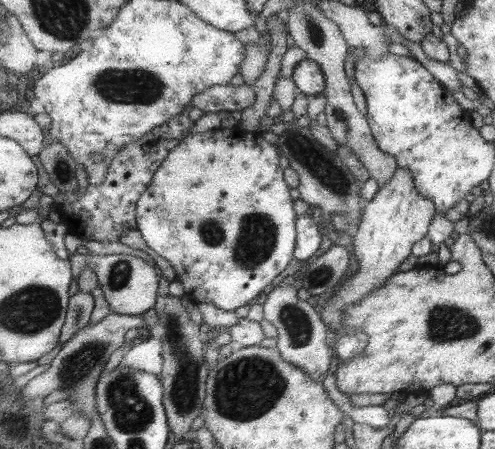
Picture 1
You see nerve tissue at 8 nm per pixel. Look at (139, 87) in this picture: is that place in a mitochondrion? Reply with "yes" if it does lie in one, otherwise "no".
yes

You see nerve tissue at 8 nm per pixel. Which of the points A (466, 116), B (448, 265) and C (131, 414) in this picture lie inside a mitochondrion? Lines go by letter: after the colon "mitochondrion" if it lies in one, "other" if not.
A: other
B: other
C: mitochondrion

